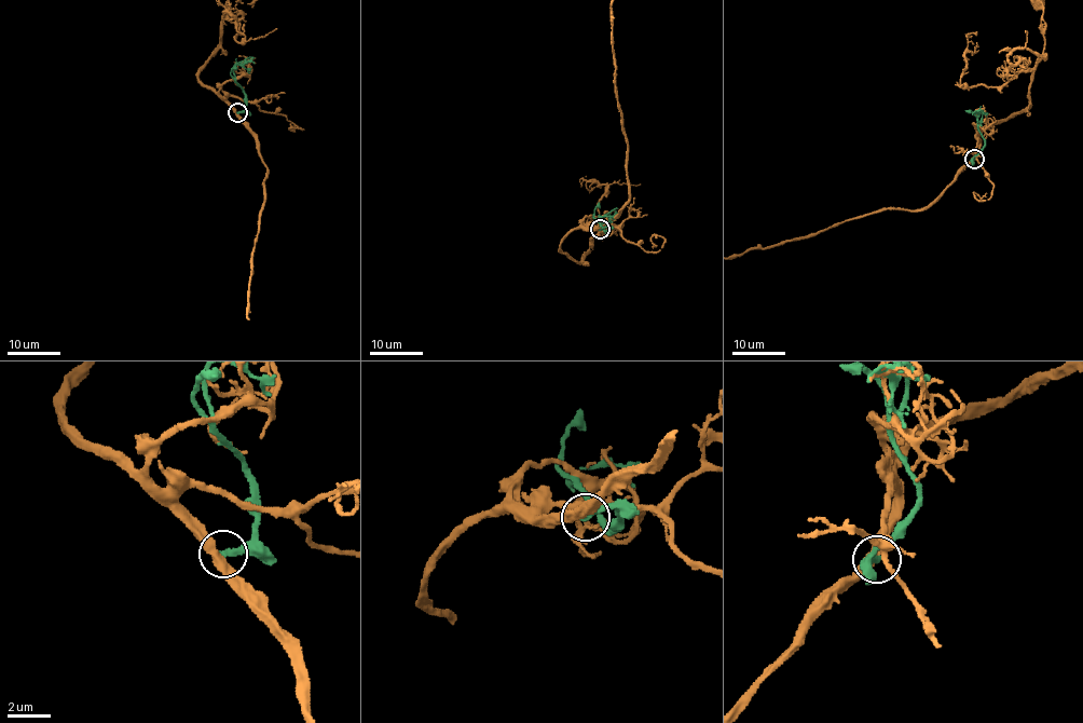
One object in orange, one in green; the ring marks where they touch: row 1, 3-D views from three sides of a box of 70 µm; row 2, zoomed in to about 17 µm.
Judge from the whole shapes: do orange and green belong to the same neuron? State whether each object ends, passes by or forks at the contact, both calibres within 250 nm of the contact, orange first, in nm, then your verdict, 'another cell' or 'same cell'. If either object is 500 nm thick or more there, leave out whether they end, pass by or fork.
orange passes by; green ends; calibres 420 and 240 nm; another cell

